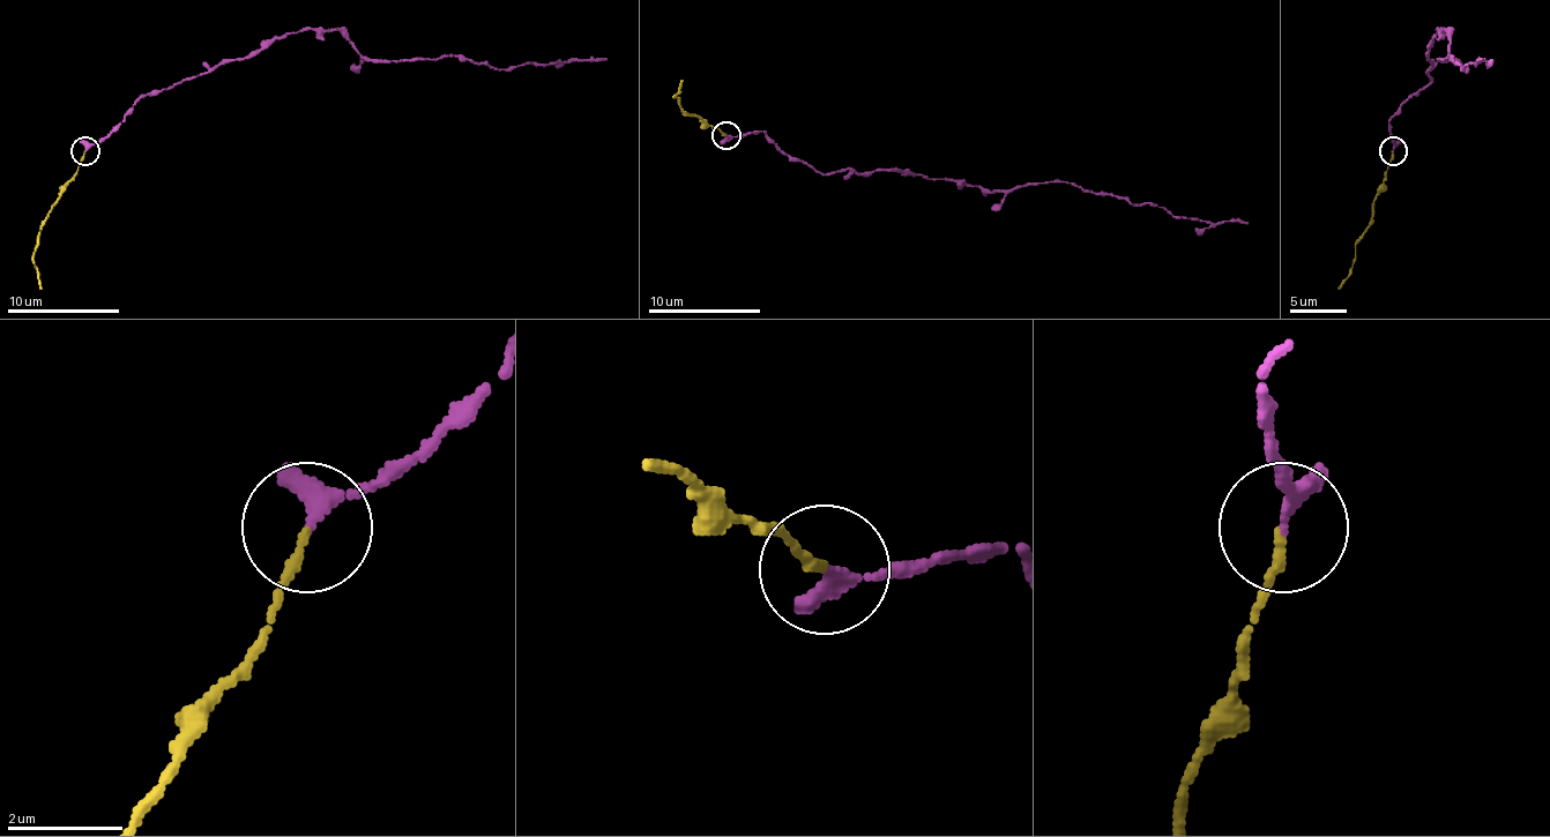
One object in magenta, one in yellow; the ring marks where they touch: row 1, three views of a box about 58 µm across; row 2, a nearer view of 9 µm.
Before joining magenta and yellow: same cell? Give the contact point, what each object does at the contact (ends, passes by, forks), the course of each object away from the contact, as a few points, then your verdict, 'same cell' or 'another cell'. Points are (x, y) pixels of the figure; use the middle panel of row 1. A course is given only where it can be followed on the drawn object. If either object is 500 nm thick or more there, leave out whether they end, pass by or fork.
(725, 135) | magenta passes by | yellow ends | magenta via (727, 136), (760, 131), (825, 176), (898, 170), (1003, 192), (1066, 181), (1165, 206), (1176, 217), (1246, 223) | yellow via (727, 136), (679, 105), (673, 97), (682, 80) | same cell

